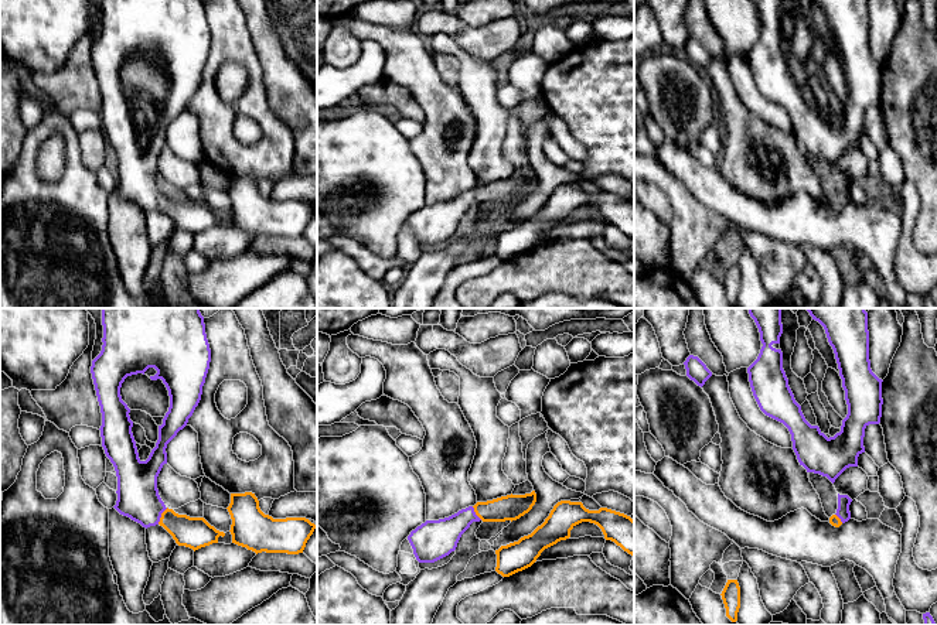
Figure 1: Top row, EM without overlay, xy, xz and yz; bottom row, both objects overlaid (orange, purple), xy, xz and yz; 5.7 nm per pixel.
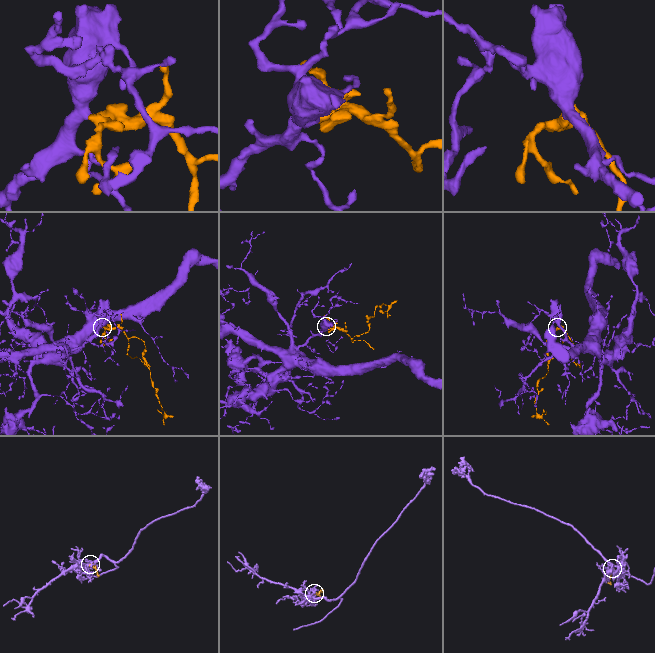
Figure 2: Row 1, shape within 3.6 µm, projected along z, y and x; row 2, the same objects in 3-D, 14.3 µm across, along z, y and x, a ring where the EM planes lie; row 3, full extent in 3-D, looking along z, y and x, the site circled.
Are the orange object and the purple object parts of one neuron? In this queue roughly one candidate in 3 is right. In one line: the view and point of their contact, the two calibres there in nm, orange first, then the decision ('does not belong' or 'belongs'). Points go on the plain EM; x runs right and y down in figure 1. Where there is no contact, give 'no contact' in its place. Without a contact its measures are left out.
xy (162, 200) | 180/240 nm | belongs

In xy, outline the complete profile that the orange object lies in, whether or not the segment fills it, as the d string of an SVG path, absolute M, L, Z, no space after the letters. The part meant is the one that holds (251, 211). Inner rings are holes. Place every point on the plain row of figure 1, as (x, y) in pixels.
M252 175L231 177L226 191L232 208L232 226L258 236L303 236L316 208L306 201L273 202L259 191Z

